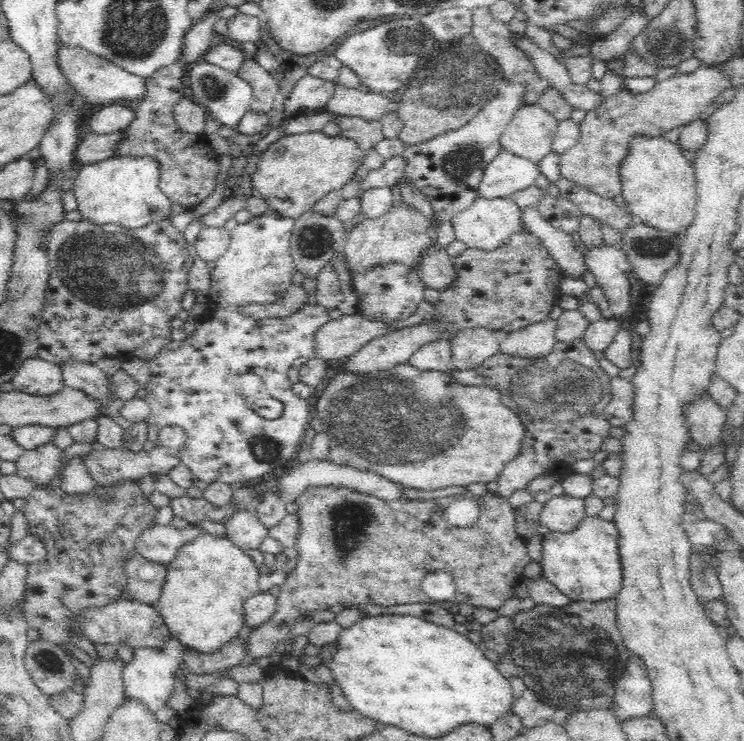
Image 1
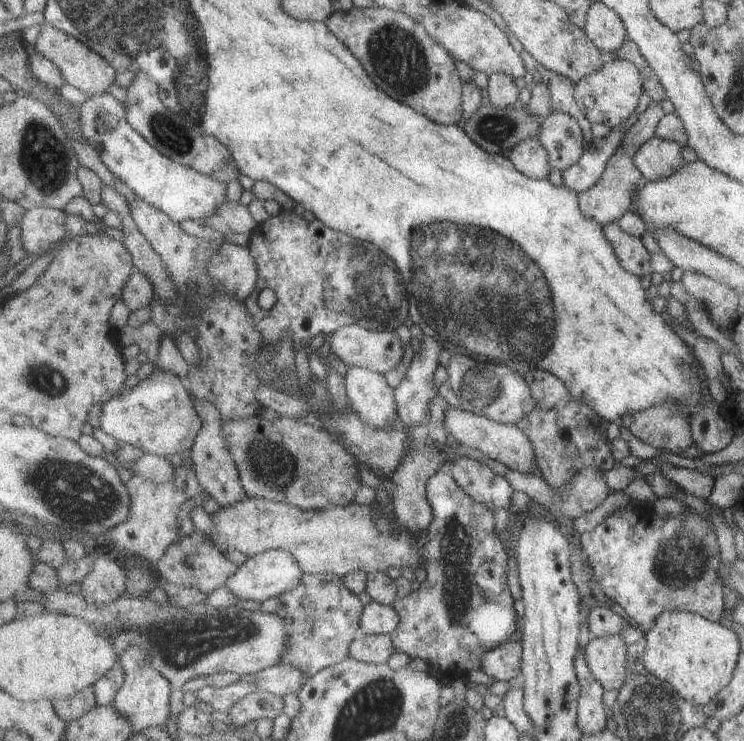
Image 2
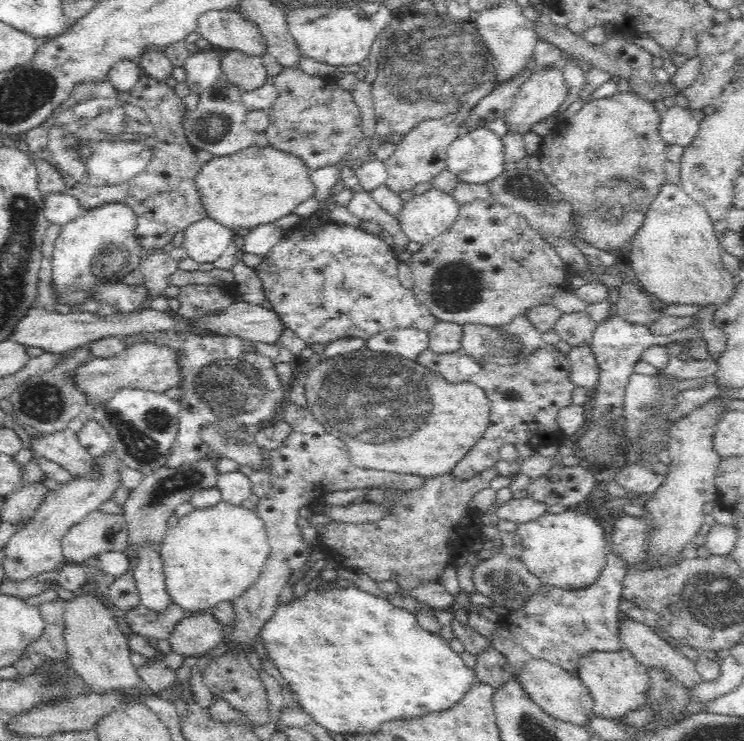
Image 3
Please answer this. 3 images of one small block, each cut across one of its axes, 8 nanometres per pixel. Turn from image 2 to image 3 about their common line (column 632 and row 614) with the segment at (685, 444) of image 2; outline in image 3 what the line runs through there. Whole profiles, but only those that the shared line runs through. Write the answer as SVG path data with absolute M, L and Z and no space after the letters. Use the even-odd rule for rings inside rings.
M492 467L466 480L457 479L451 472L436 478L425 478L420 489L393 498L395 510L386 518L364 523L332 521L316 526L318 543L323 547L325 555L337 563L342 562L344 566L355 568L377 583L385 580L396 582L398 591L388 593L387 600L394 606L410 610L420 626L436 633L442 625L434 615L433 608L406 592L420 584L437 581L440 574L453 565L455 553L452 546L462 540L462 534L456 530L464 526L462 520L470 515L470 502L474 494L490 487L490 482L498 476L498 469Z

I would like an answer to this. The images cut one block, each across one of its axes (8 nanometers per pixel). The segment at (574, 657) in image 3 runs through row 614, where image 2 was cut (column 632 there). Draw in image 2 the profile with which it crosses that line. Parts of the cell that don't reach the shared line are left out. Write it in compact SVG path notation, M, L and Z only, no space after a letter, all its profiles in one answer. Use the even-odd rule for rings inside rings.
M645 502L628 505L617 509L595 529L583 533L582 547L604 592L618 604L626 618L640 624L644 631L652 630L664 612L690 611L710 622L720 622L725 605L719 577L721 554L711 522L698 511L689 508L685 515L662 518Z

